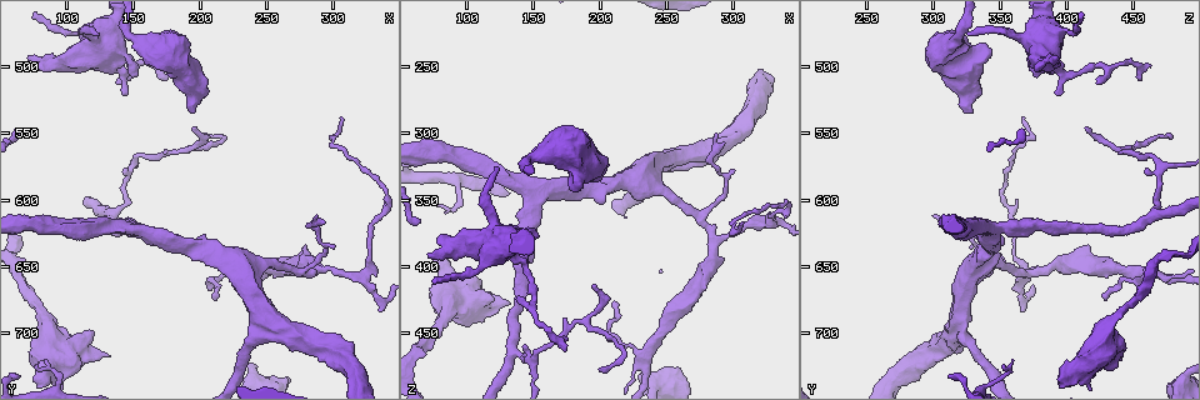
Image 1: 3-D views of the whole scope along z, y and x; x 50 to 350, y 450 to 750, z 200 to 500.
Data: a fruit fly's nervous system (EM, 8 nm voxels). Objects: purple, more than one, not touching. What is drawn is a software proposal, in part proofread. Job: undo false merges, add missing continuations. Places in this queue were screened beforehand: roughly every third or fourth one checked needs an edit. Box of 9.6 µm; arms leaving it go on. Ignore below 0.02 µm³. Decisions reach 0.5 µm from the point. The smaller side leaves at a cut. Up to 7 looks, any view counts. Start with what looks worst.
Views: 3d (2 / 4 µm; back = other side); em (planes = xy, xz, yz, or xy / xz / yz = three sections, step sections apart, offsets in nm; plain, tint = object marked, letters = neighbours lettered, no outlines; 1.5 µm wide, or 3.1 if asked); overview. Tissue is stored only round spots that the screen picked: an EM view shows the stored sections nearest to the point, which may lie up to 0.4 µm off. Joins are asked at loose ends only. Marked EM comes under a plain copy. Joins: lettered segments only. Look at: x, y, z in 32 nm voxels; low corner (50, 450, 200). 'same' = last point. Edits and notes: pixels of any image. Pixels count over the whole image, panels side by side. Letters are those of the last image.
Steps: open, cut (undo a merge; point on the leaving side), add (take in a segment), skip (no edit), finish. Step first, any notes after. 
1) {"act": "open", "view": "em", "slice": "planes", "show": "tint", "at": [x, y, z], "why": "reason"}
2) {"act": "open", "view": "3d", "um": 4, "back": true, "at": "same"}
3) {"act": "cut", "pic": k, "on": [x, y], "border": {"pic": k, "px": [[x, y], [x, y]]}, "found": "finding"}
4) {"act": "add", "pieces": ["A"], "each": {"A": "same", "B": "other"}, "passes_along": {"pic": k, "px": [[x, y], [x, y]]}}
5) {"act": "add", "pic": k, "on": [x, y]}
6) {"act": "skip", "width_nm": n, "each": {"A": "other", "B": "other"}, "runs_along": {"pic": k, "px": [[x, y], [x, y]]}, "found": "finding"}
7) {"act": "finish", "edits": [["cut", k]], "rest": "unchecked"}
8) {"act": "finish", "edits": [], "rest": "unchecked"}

{"act": "open", "view": "em", "slice": "planes", "show": "letters", "at": [308, 538, 368], "why": "tapers out"}

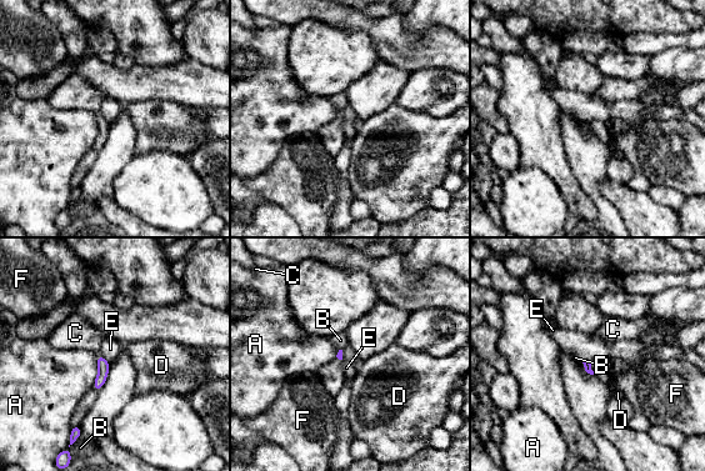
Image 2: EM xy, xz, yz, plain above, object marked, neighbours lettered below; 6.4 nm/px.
{"act": "skip", "each": {"A": "other", "B": "other", "C": "other", "D": "other", "E": "other", "F": "other"}, "found": "none of them fits"}

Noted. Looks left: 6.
{"act": "open", "view": "3d", "um": 4, "at": [208, 674, 430], "why": "thin end"}

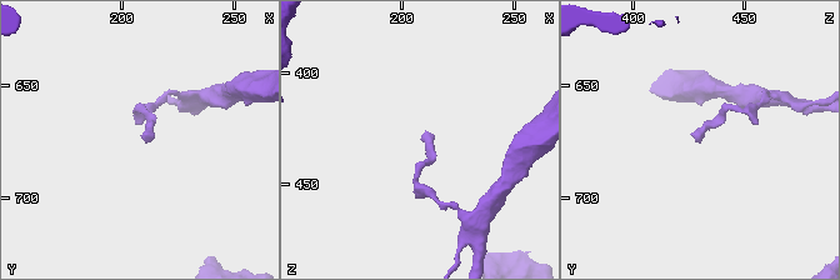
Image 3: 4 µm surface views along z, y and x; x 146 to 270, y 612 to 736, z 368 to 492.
{"act": "open", "view": "em", "slice": "xy", "step": 8, "show": "letters", "at": [209, 673, 431], "why": "shape alone is not enough"}

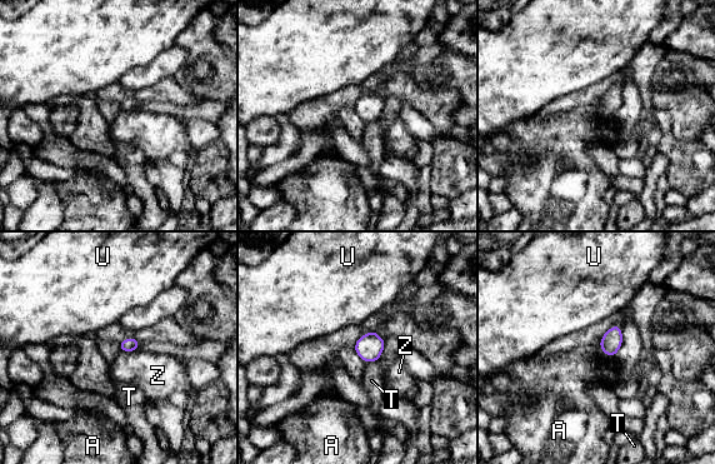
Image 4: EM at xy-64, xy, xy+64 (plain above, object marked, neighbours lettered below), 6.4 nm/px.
{"act": "open", "view": "em", "slice": "planes", "show": "letters", "at": "same"}

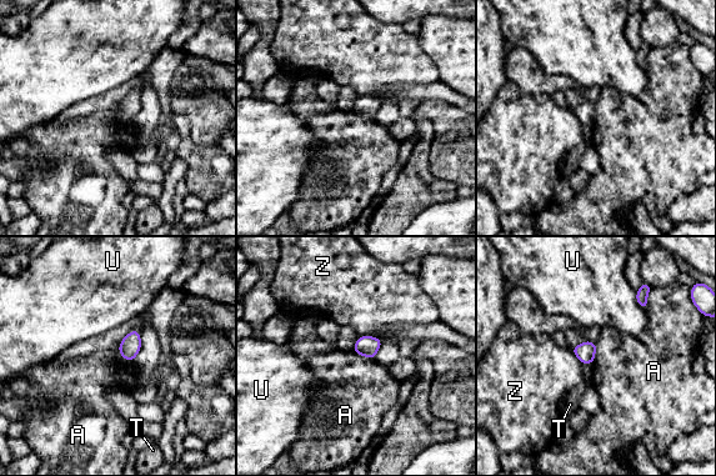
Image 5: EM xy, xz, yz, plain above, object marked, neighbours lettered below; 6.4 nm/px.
{"act": "skip", "each": {"A": "other", "T": "other", "U": "other", "Z": "other"}, "border": {"pic": 5, "px": [[597, 342], [591, 364]]}, "found": "none of them fits"}

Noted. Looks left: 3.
{"act": "open", "view": "em", "slice": "yz", "step": 8, "show": "letters", "at": [180, 486, 340], "why": "stops while still wide"}

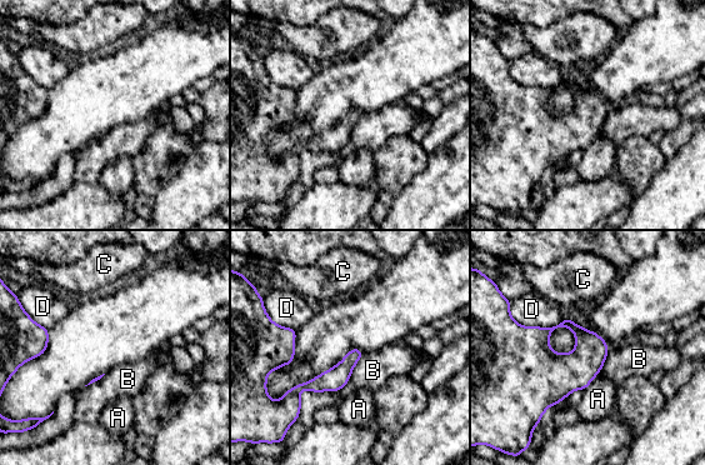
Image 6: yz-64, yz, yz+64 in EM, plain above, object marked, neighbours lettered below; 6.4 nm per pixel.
{"act": "open", "view": "em", "slice": "planes", "show": "letters", "at": "same"}

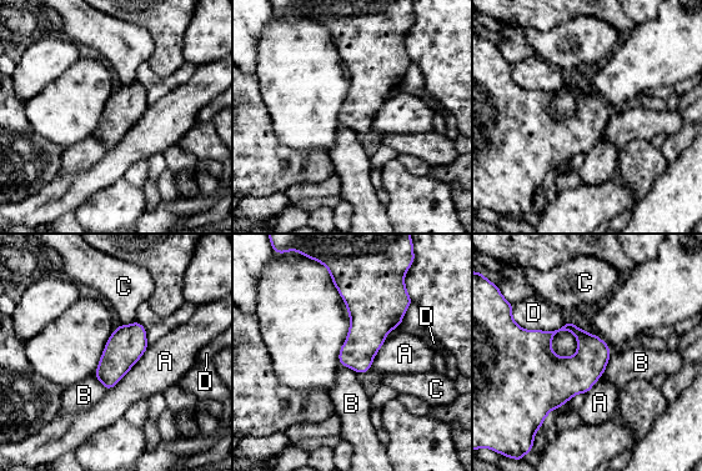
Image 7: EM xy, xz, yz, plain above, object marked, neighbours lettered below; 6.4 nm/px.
{"act": "skip", "longest_contact_nm": ["A", 400], "each": {"A": "other", "B": "other", "C": "other", "D": "other"}, "border": {"pic": 7, "px": [[138, 320], [130, 324], [120, 324]]}, "found": "no lettered segment goes on from it"}

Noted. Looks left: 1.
{"act": "finish", "edits": [], "rest": "unchecked"}

